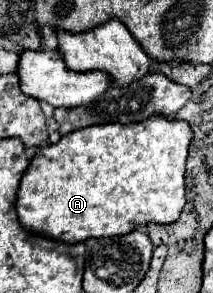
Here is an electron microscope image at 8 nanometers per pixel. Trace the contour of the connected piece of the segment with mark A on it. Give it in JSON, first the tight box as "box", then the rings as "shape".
{"box":[17,116,193,242],"shape":[[[151,116],[143,122],[135,122],[135,124],[119,124],[119,122],[109,122],[109,124],[99,124],[99,126],[87,126],[83,130],[75,130],[67,136],[61,136],[61,140],[57,144],[45,146],[37,152],[37,156],[31,160],[27,172],[21,178],[19,184],[19,192],[17,192],[17,214],[23,226],[27,226],[27,230],[41,234],[41,236],[49,236],[53,240],[59,242],[85,242],[87,238],[103,238],[103,236],[123,236],[139,226],[145,226],[149,222],[157,222],[157,224],[173,224],[175,220],[179,220],[179,214],[185,206],[185,162],[187,162],[187,154],[189,154],[189,146],[193,140],[193,132],[191,126],[187,122],[181,120],[169,120],[165,116]]]}

